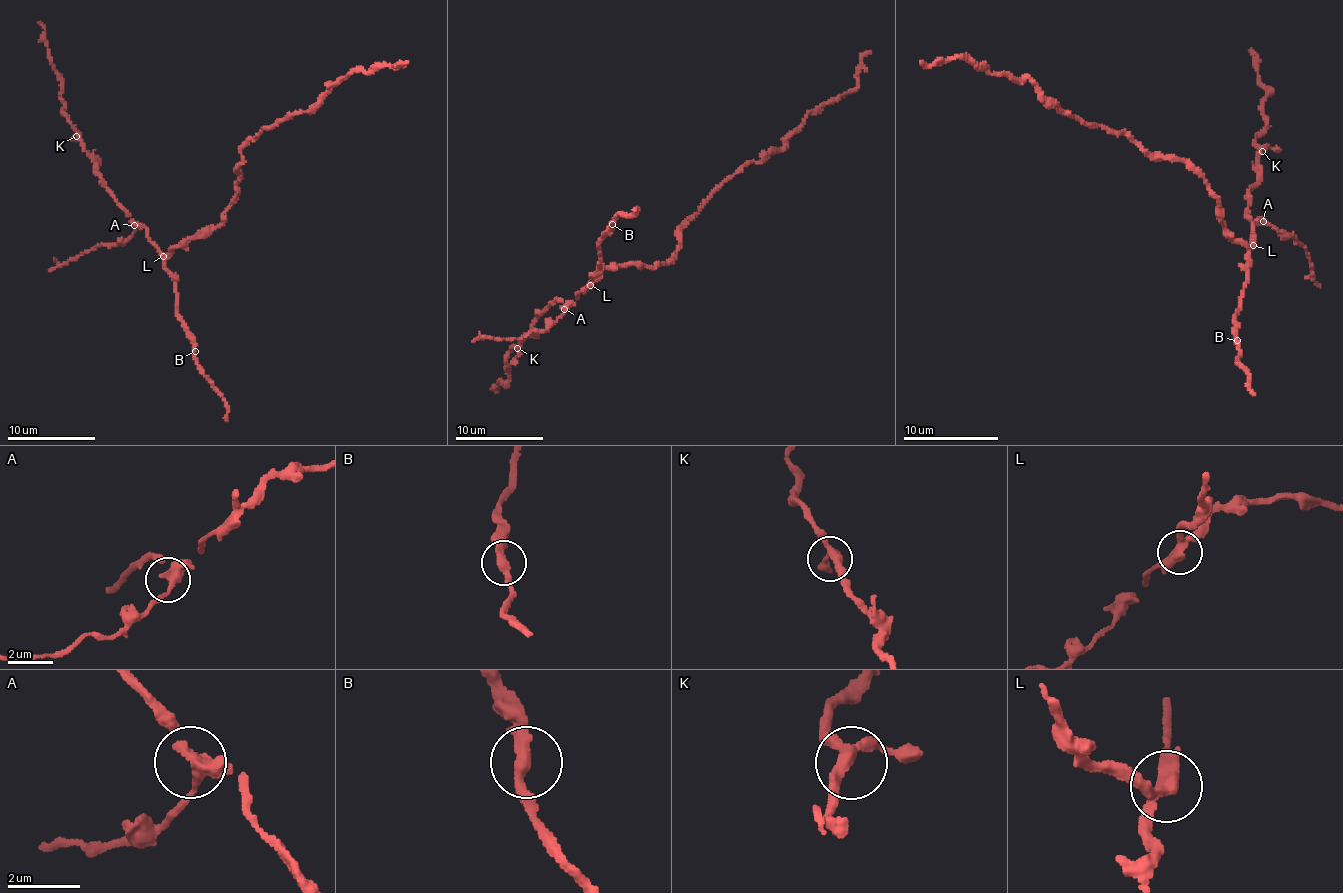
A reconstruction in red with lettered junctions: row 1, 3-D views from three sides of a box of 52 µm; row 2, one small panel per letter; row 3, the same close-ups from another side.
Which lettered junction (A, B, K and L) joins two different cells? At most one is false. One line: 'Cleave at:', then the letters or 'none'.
Cleave at: L

